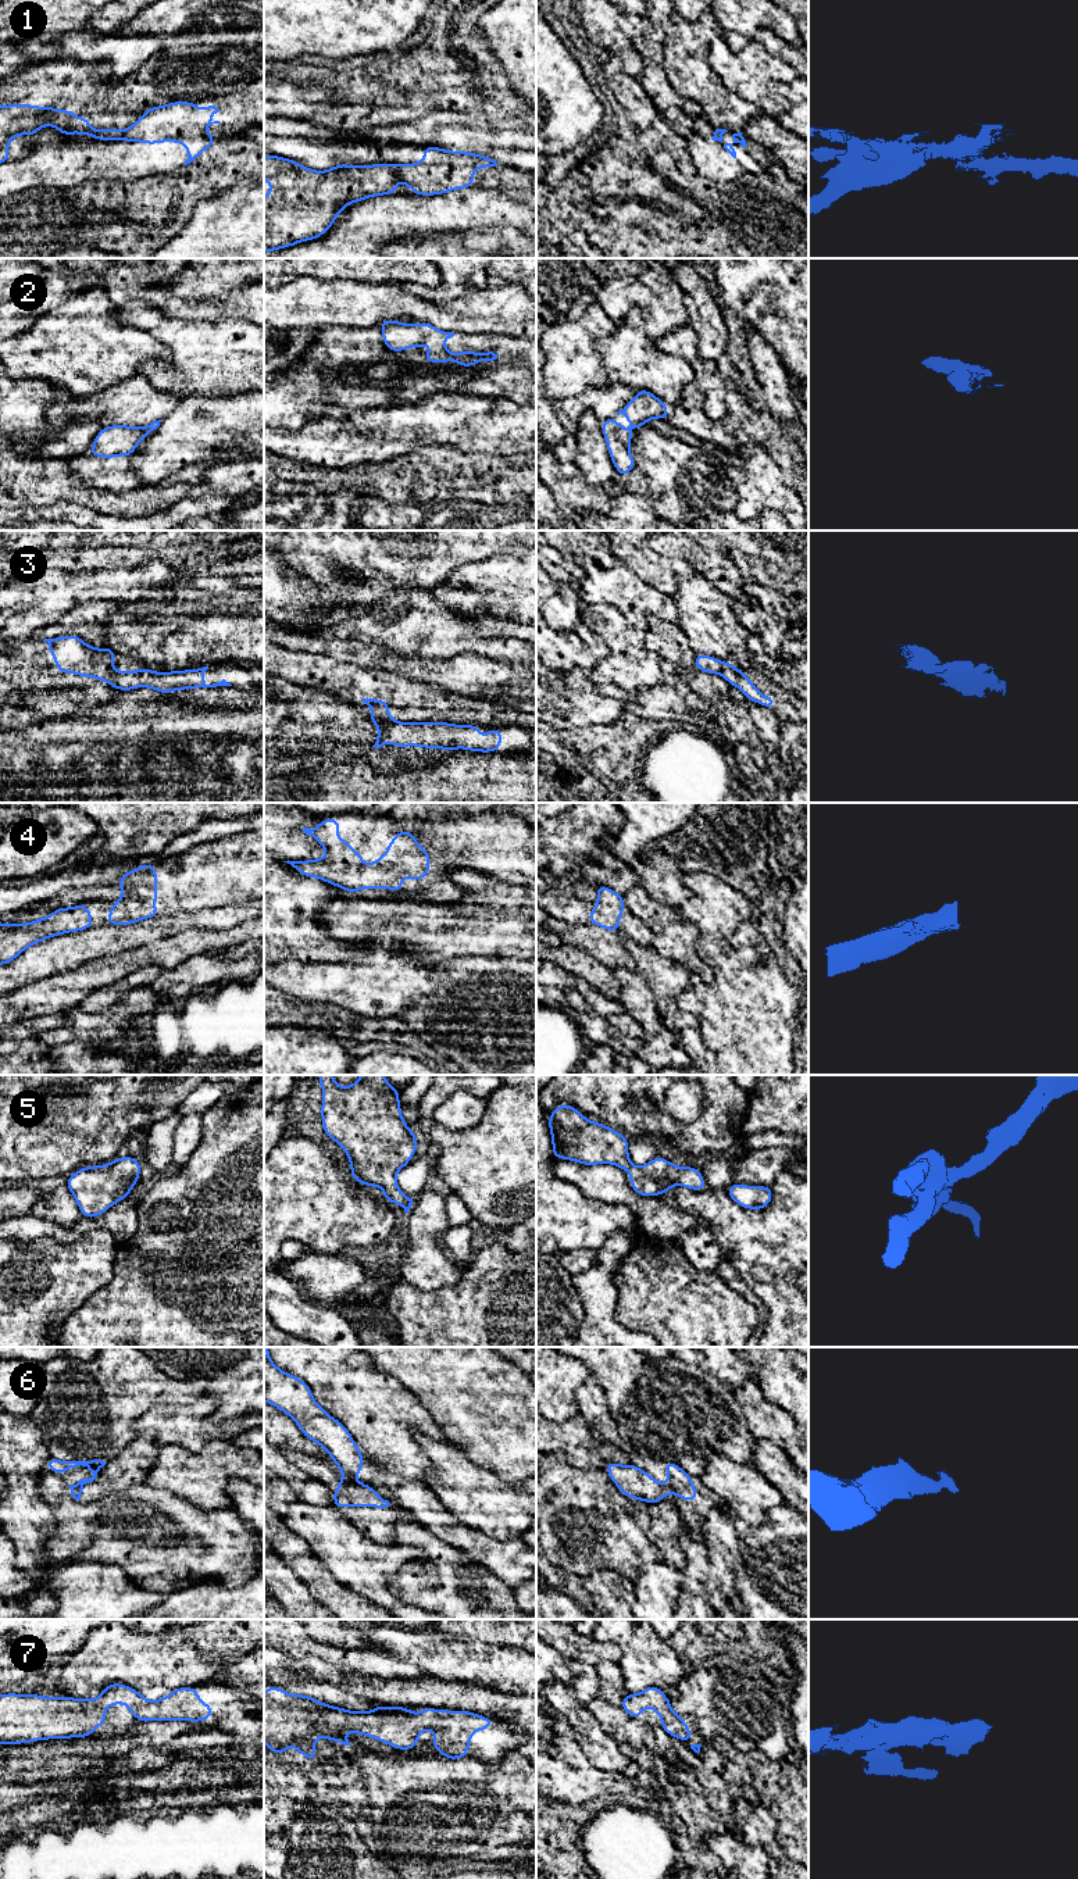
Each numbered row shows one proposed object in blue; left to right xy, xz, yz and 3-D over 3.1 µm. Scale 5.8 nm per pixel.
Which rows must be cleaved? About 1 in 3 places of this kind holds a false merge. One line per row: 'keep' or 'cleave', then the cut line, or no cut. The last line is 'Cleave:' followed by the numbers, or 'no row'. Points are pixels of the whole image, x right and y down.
1: cleave; cut in xy along (127, 129), (114, 139)
2: keep; no cut
3: keep; no cut
4: keep; no cut
5: keep; no cut
6: cleave; cut in xy along (82, 1485), (71, 1490)
7: keep; no cut
Cleave: 1, 6

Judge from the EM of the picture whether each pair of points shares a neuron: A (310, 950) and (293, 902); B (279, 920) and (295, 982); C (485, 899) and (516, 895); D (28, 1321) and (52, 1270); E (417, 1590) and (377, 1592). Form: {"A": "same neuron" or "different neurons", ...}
{"A": "same neuron", "B": "different neurons", "C": "same neuron", "D": "same neuron", "E": "different neurons"}

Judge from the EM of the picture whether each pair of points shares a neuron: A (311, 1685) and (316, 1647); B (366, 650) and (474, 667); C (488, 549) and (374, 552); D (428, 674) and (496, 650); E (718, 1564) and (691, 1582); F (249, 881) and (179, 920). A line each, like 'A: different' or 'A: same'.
A: different
B: same
C: same
D: different
E: different
F: different

